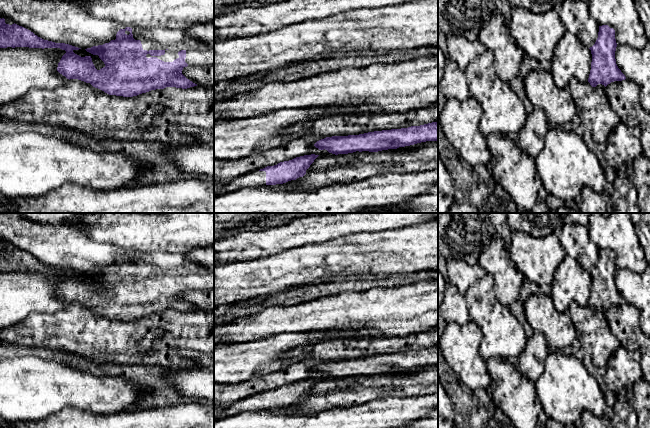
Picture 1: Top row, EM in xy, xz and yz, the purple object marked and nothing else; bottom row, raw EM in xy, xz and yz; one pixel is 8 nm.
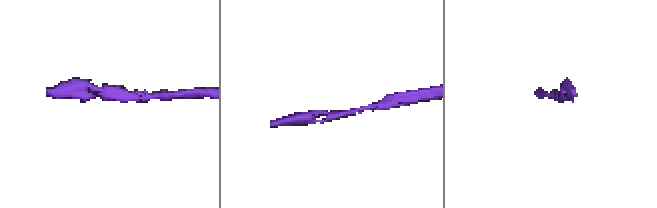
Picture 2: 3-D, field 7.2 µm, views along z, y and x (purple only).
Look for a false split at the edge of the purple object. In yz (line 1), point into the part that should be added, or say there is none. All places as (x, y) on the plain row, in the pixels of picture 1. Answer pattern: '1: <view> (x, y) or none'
1: none

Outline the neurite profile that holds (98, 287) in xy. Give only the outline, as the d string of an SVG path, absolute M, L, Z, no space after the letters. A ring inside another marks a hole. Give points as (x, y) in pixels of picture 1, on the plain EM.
M85 273L73 274L73 276L81 281L90 280L97 294L100 294L101 292L105 291L104 286L99 282L98 279L93 279L87 276Z

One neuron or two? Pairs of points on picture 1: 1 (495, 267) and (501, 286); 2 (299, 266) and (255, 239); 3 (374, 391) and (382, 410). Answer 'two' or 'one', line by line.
1: one
2: two
3: two

